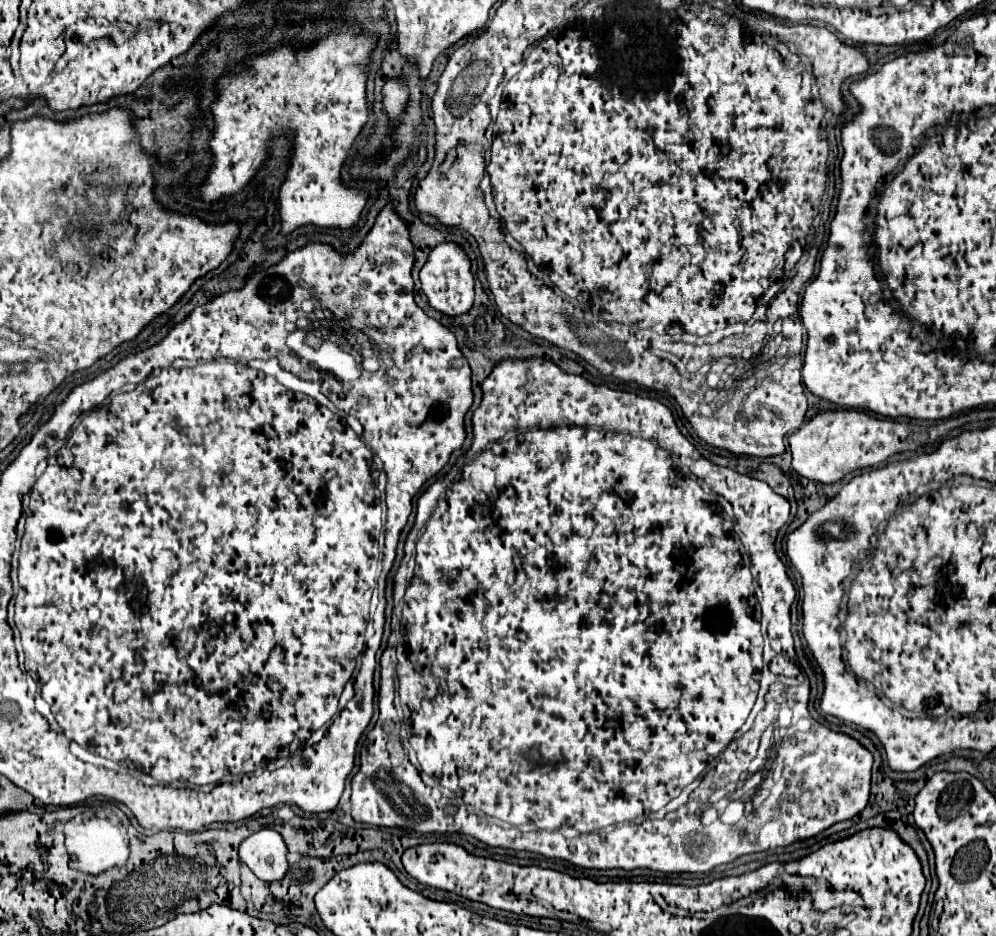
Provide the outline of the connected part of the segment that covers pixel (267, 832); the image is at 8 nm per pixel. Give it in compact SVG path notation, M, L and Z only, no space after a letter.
M262 829L246 837L240 845L240 857L264 881L278 881L288 871L286 845L274 829Z

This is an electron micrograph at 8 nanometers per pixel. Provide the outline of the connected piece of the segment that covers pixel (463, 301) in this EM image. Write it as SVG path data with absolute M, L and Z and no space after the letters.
M442 243L434 247L428 255L428 261L420 269L422 291L428 297L432 309L444 315L460 315L472 309L474 303L474 277L470 273L470 259L456 243Z

